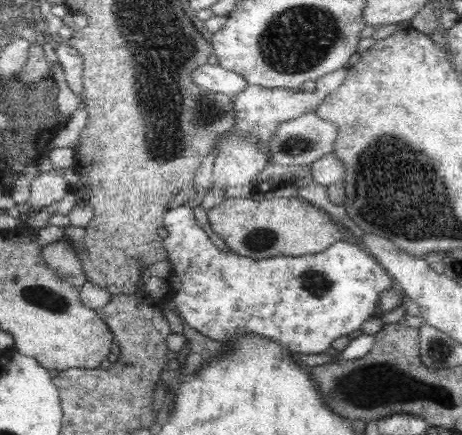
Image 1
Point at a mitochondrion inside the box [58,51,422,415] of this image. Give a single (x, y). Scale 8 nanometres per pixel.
(315, 283)

